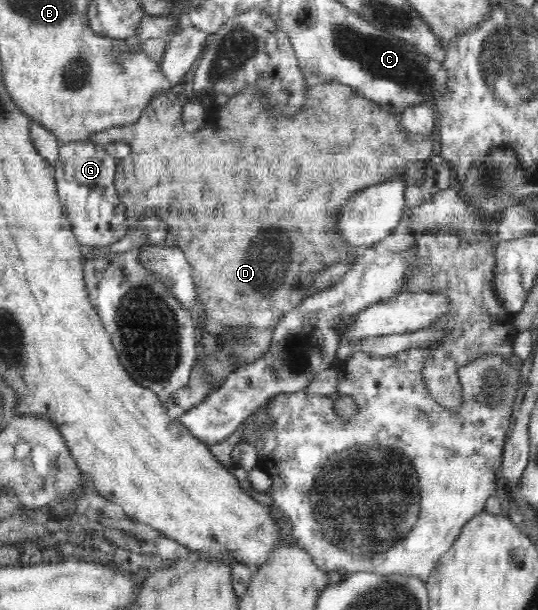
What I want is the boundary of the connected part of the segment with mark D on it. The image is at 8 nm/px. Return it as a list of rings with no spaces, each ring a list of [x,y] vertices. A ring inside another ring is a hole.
[[[337,82],[308,86],[305,100],[303,105],[301,105],[301,111],[295,113],[293,117],[287,117],[287,119],[284,118],[284,115],[276,117],[276,113],[270,109],[268,99],[258,95],[256,87],[245,87],[243,91],[230,96],[225,105],[221,106],[219,111],[217,111],[215,123],[204,125],[197,132],[189,133],[184,128],[180,119],[182,106],[183,103],[170,90],[159,92],[150,99],[143,113],[134,124],[112,127],[101,131],[101,133],[95,132],[88,137],[88,140],[97,145],[123,141],[123,143],[127,143],[131,147],[128,156],[118,159],[114,175],[116,190],[120,199],[126,205],[127,217],[132,219],[134,223],[150,216],[159,216],[161,221],[167,223],[168,230],[177,240],[177,247],[185,254],[185,258],[191,266],[194,285],[197,292],[199,292],[201,312],[203,312],[203,321],[198,326],[198,333],[200,333],[198,339],[200,360],[197,365],[203,368],[203,360],[205,360],[208,369],[204,370],[203,374],[211,382],[213,391],[215,391],[231,372],[239,369],[239,364],[253,363],[255,360],[261,359],[269,351],[276,325],[288,311],[297,307],[307,296],[313,294],[311,287],[313,287],[315,277],[321,273],[320,271],[334,263],[358,257],[360,250],[349,246],[343,238],[339,238],[337,219],[339,219],[340,207],[344,206],[356,191],[401,176],[401,173],[407,167],[407,163],[429,158],[433,151],[434,140],[429,134],[426,136],[411,136],[411,134],[407,134],[401,128],[401,124],[399,124],[399,114],[394,114],[390,108],[363,97],[350,85]]]

